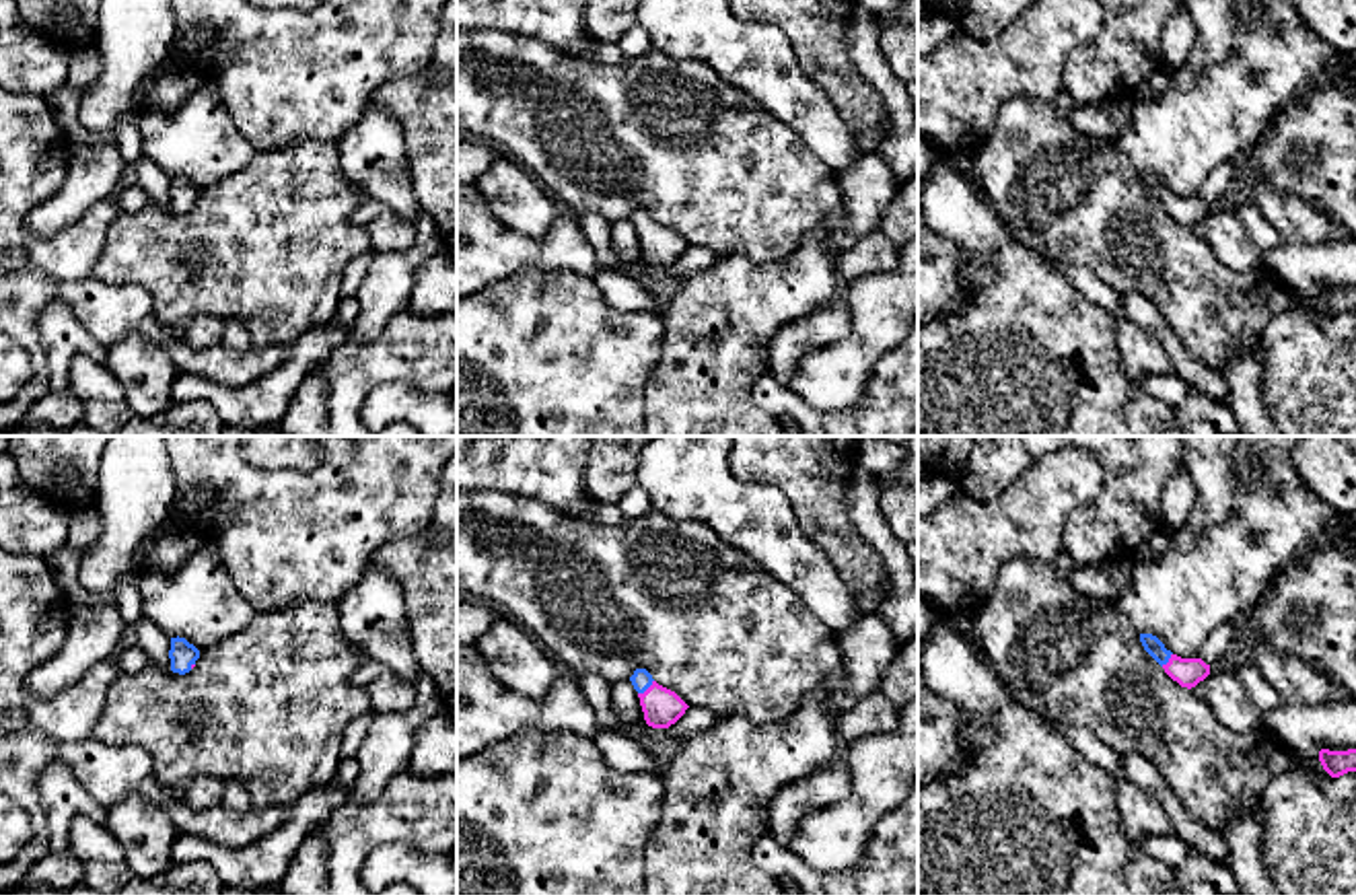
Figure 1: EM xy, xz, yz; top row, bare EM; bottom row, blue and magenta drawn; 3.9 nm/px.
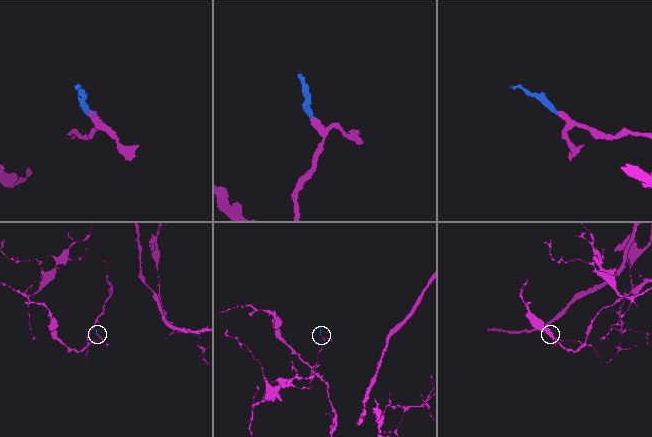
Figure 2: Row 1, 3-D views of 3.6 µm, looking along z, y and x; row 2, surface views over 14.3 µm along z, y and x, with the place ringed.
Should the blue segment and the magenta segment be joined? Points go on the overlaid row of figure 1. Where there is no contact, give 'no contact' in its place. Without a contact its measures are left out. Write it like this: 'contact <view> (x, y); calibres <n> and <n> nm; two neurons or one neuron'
contact xz (647, 688); calibres 80 and 150 nm; one neuron

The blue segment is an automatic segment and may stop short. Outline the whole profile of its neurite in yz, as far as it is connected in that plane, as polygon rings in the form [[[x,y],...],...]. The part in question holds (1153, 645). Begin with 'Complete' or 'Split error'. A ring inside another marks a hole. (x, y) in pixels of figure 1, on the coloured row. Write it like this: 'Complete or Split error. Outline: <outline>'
Split error. Outline: [[[1140,634],[1144,650],[1165,669],[1165,673],[1181,687],[1196,687],[1210,675],[1210,665],[1202,658],[1181,658],[1165,648],[1165,644],[1152,634]]]

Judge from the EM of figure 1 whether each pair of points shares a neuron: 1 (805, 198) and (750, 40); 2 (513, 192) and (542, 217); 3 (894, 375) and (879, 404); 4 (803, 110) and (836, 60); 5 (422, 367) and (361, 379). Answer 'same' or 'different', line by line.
1: different
2: same
3: same
4: different
5: same

